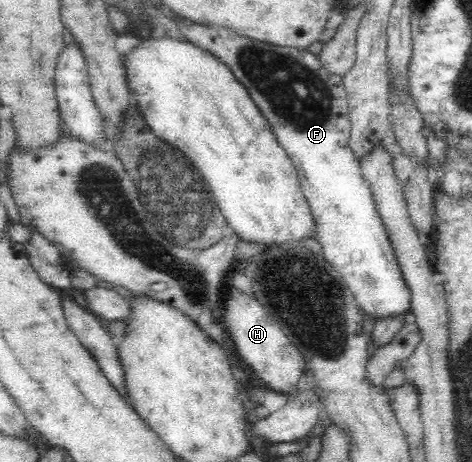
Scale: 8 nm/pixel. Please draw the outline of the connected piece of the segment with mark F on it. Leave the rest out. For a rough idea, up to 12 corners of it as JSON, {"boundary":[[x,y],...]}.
{"boundary":[[190,21],[296,168],[323,257],[360,311],[412,292],[316,55]]}

